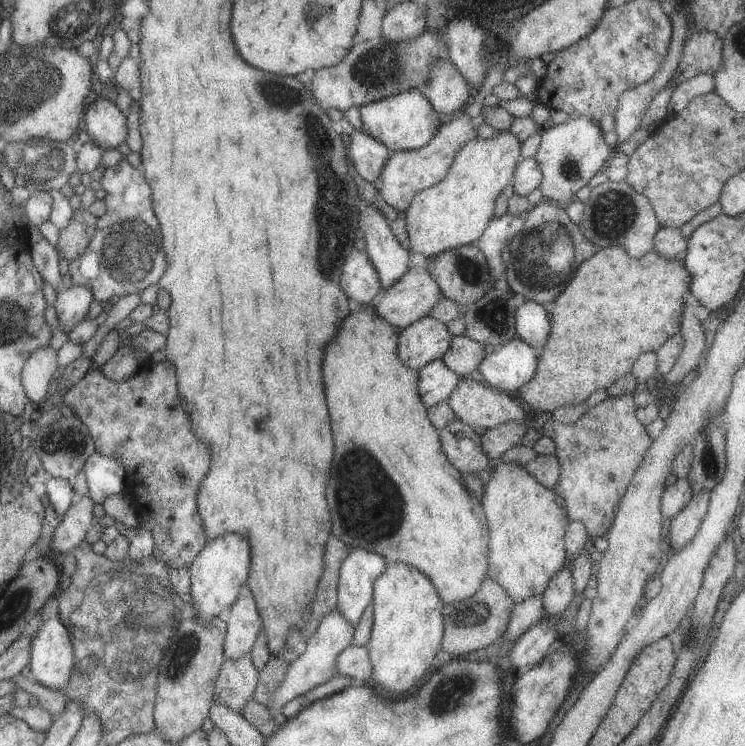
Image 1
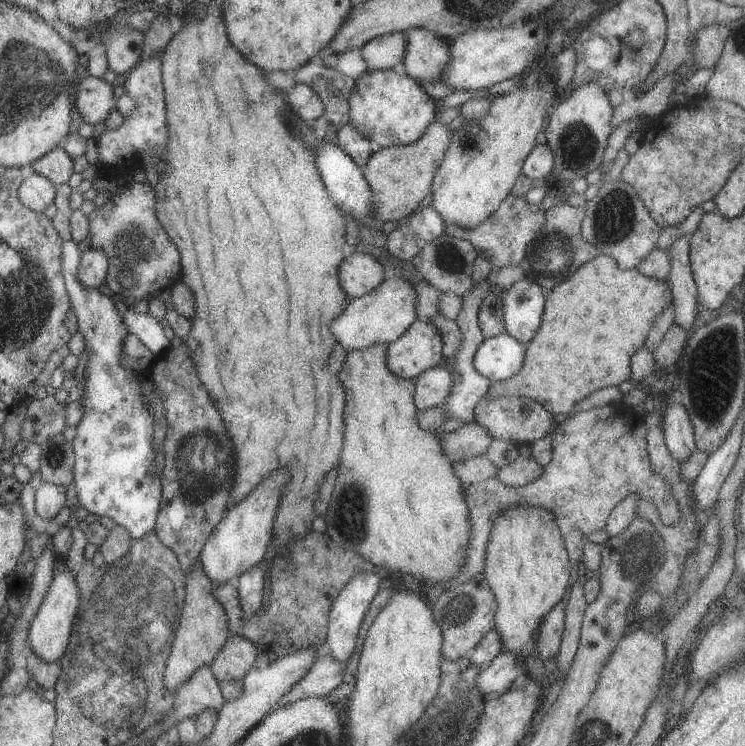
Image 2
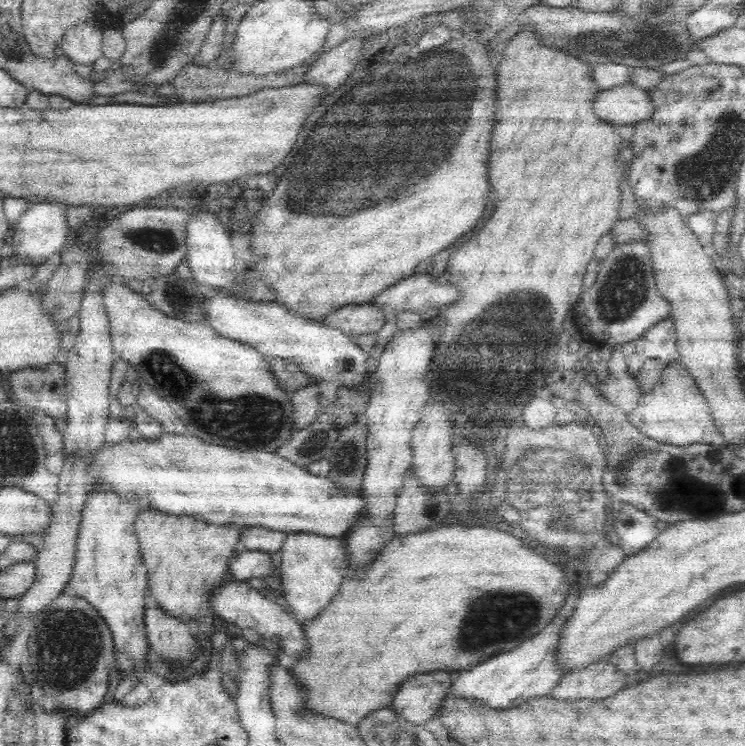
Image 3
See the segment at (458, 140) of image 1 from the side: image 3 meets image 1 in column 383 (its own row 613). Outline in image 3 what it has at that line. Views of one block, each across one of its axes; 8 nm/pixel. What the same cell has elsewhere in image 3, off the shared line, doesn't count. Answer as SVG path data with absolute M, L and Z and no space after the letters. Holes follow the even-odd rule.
M144 510L136 520L136 536L148 572L150 602L166 616L194 626L202 618L204 606L210 604L212 590L226 576L230 560L240 546L240 530L238 526L214 526L190 516L164 516L164 512Z

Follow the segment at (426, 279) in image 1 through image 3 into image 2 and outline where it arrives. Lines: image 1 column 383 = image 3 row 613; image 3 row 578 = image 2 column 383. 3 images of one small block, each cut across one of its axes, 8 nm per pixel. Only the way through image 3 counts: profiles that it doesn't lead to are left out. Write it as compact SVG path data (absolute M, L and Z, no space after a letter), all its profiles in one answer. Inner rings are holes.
M385 276L385 280L373 288L373 292L353 298L347 308L329 324L329 332L345 350L369 348L373 344L389 346L417 320L417 292L413 284L399 276Z

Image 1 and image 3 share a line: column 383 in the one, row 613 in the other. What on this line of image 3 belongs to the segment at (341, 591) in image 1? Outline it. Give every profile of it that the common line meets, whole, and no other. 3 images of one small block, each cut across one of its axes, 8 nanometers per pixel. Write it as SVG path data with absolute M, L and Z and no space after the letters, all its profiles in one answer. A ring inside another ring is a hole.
M586 582L574 584L570 590L570 600L566 602L564 610L556 616L552 624L548 624L546 630L540 632L540 636L534 636L532 640L520 644L518 648L504 652L502 656L494 656L486 662L480 662L476 668L458 672L452 680L452 686L446 694L446 698L456 698L456 700L478 700L480 704L492 708L492 710L508 710L508 708L520 708L520 704L528 704L528 700L536 700L540 696L548 696L548 692L560 684L560 670L554 664L556 658L556 642L560 636L560 628L572 616L574 604L580 598L580 588Z

